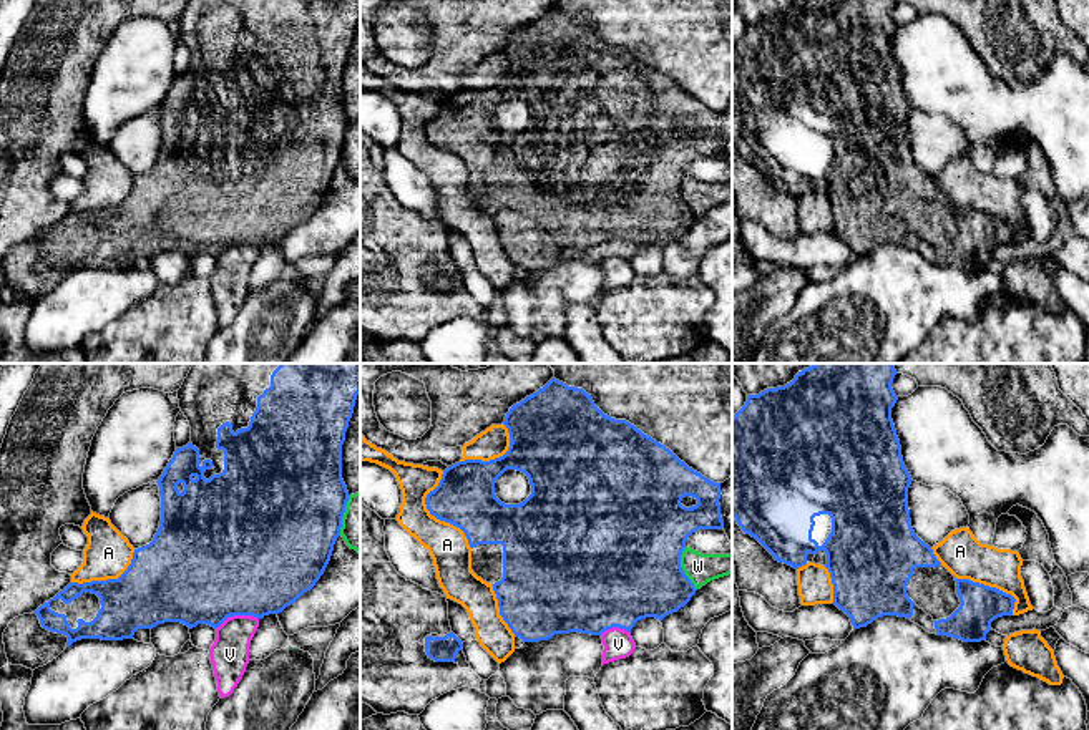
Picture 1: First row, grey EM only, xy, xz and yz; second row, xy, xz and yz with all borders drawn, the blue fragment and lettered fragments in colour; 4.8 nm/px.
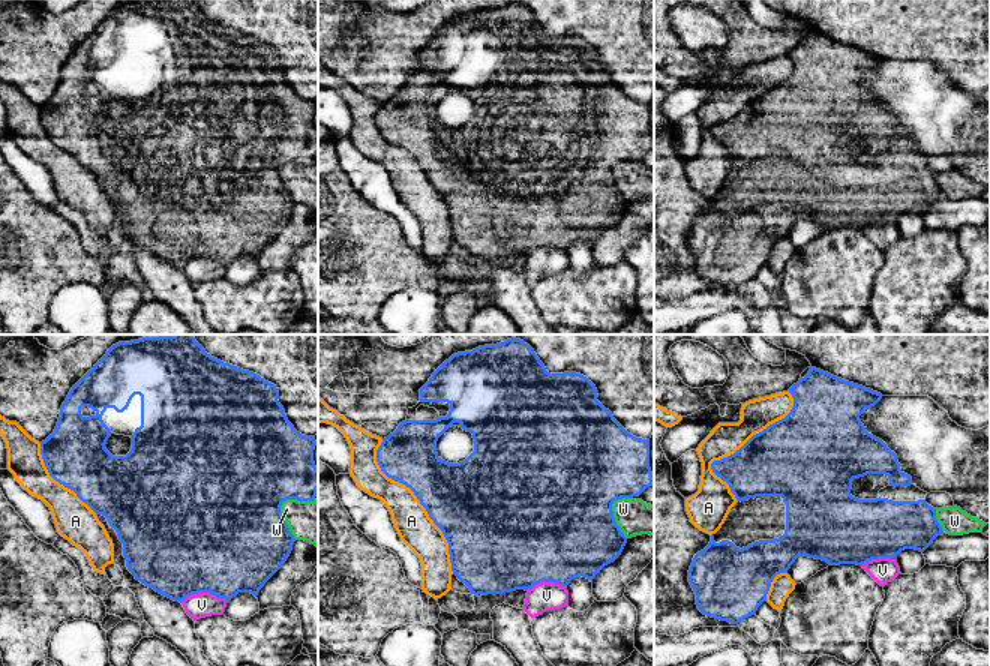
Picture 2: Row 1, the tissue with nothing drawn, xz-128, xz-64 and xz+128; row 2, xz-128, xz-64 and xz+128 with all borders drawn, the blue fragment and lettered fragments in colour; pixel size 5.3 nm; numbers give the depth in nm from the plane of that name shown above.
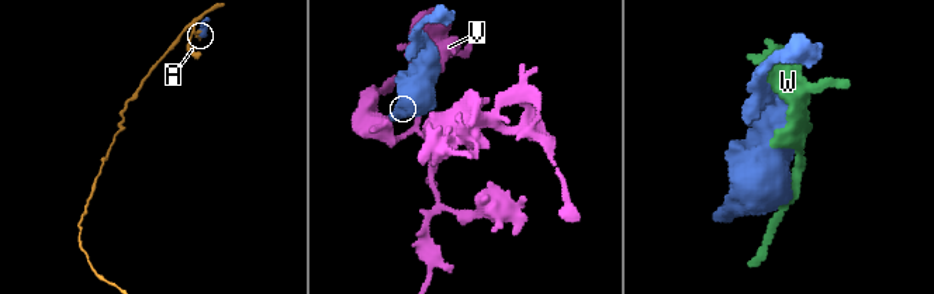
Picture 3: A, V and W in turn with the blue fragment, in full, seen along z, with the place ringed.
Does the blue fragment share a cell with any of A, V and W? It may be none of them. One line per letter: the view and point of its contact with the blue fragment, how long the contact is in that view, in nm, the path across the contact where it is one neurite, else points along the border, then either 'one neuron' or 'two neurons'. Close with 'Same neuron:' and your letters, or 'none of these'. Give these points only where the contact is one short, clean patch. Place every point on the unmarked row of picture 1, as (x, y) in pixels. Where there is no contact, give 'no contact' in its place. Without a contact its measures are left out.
A: xz (434, 143) | 400 nm | two neurons
V: xy (236, 243) | 220 nm | two neurons
W: xz (681, 196) | 220 nm | two neurons
Same neuron: none of these

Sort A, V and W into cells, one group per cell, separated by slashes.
A / V / W

